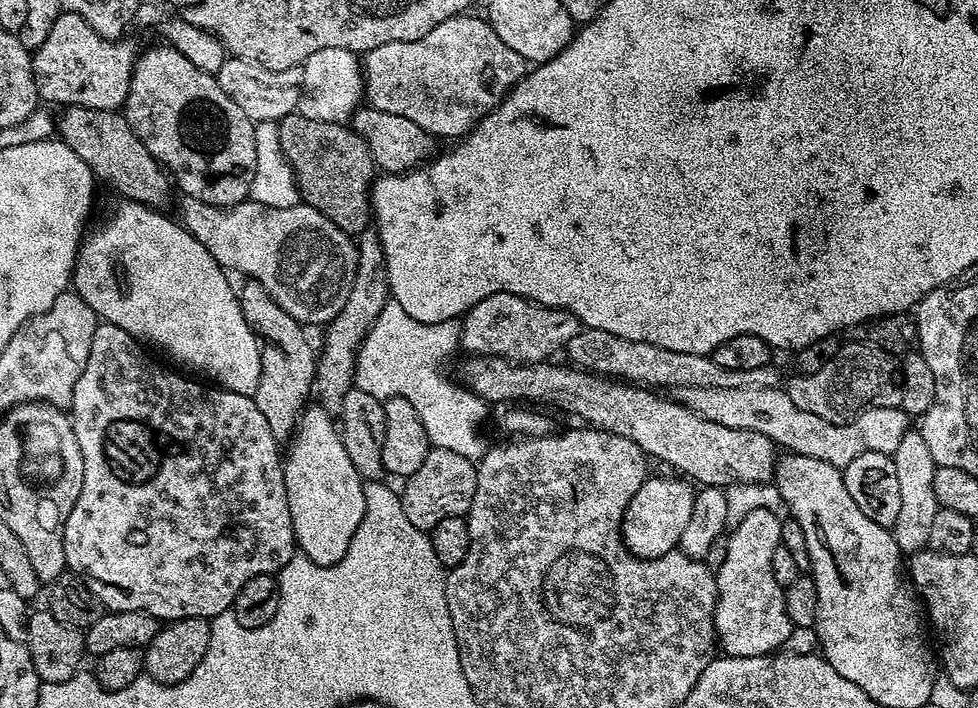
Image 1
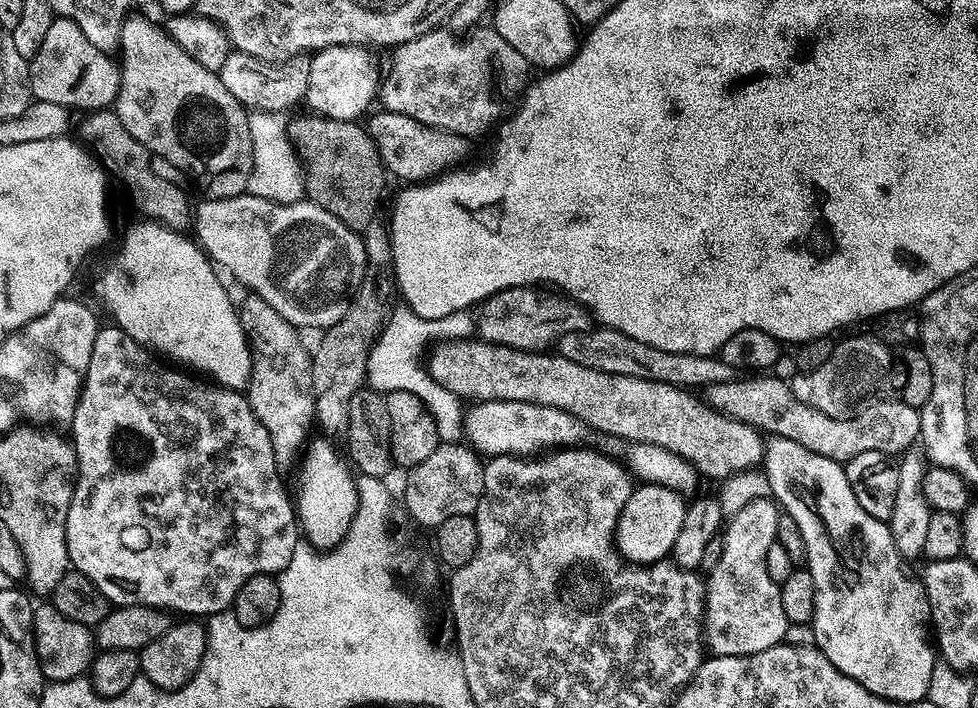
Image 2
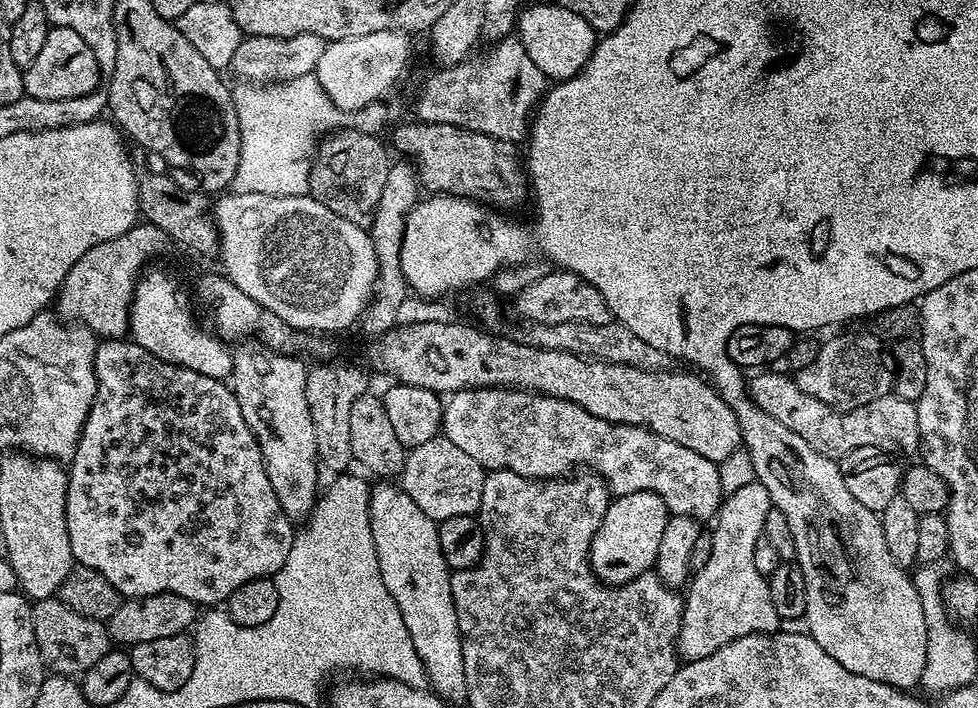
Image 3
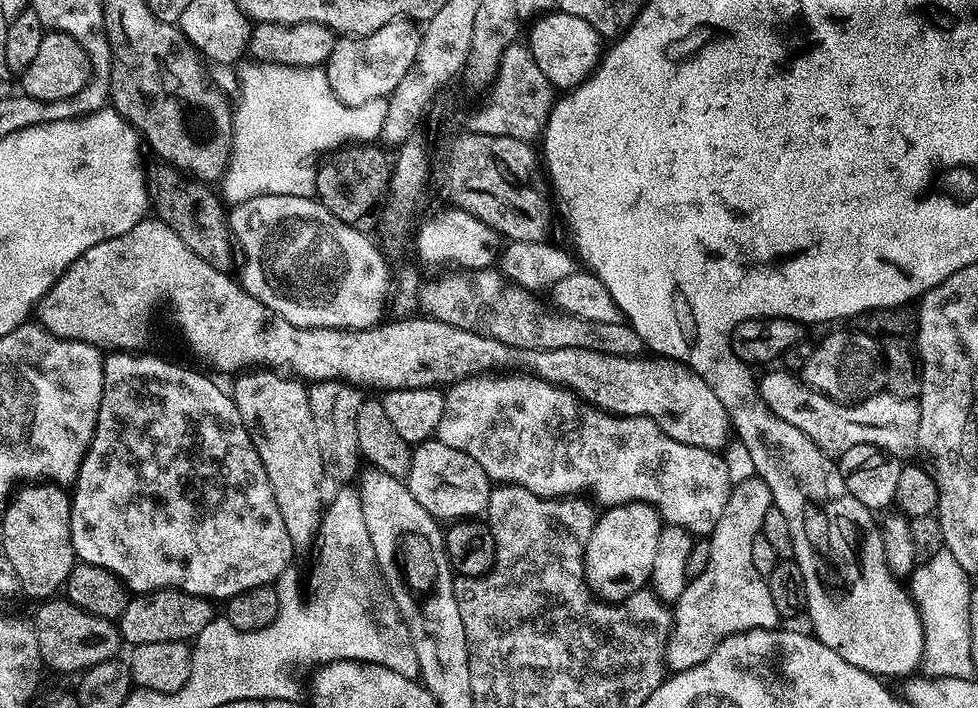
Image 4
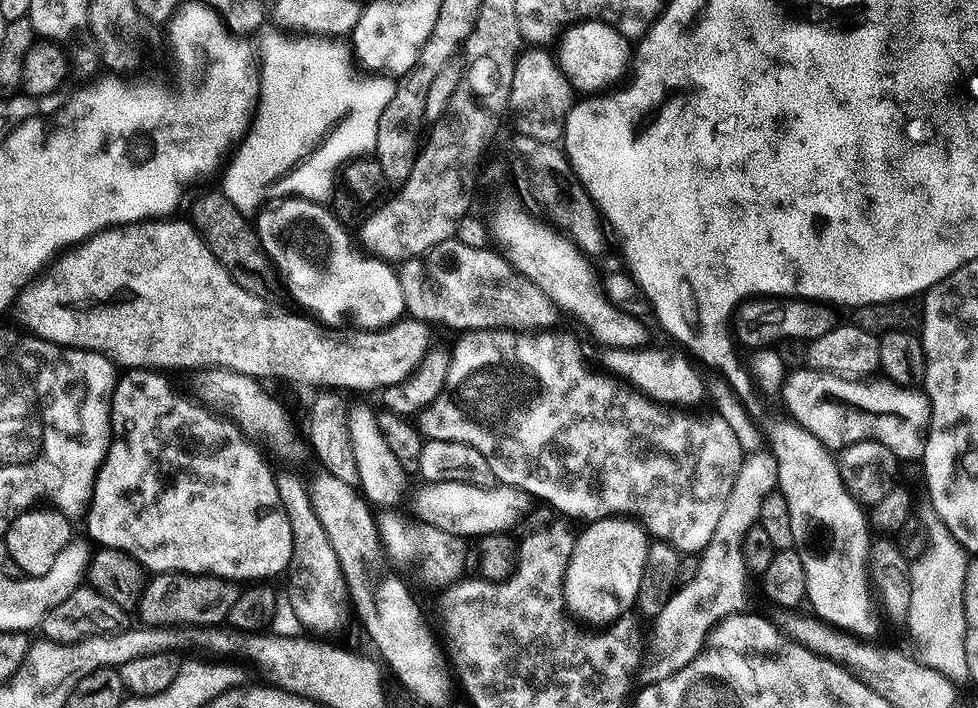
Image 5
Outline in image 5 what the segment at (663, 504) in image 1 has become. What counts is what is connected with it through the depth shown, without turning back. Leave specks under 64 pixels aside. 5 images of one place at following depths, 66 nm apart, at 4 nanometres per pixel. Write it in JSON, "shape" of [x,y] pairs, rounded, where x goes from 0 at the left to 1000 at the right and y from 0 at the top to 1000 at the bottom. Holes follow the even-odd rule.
{"shape":[[[622,729],[618,734],[598,739],[594,746],[597,747],[592,747],[587,777],[581,790],[577,818],[577,847],[582,855],[582,863],[591,876],[605,884],[621,884],[633,870],[647,863],[650,840],[656,828],[656,811],[663,787],[665,758],[657,740],[637,729]]]}

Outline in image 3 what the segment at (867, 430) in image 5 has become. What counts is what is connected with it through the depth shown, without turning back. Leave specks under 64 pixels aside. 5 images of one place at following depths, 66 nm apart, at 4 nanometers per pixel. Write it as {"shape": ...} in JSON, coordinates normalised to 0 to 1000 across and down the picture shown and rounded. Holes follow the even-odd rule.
{"shape":[[[777,523],[770,530],[773,531],[770,537],[768,532],[764,549],[769,569],[787,585],[787,590],[800,596],[804,607],[812,607],[816,619],[828,624],[836,641],[858,651],[878,633],[900,633],[903,638],[917,641],[916,638],[933,638],[942,631],[939,585],[934,566],[923,565],[913,556],[900,559],[877,579],[855,582],[845,573],[845,568],[828,562],[828,556],[820,552],[809,530],[793,524],[798,523]]]}

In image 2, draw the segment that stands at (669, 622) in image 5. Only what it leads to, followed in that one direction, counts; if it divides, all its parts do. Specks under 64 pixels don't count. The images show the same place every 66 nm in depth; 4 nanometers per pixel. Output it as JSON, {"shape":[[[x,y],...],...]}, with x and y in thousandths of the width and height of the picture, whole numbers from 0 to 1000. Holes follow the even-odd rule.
{"shape":[[[784,701],[771,703],[747,729],[743,736],[744,747],[739,747],[738,788],[735,790],[734,799],[723,809],[718,866],[718,898],[723,914],[724,910],[728,914],[728,927],[766,927],[779,918],[787,918],[806,897],[808,883],[800,862],[798,828],[789,821],[787,811],[783,811],[783,777],[787,777],[787,771],[793,767],[796,732],[799,726],[792,706]]]}

